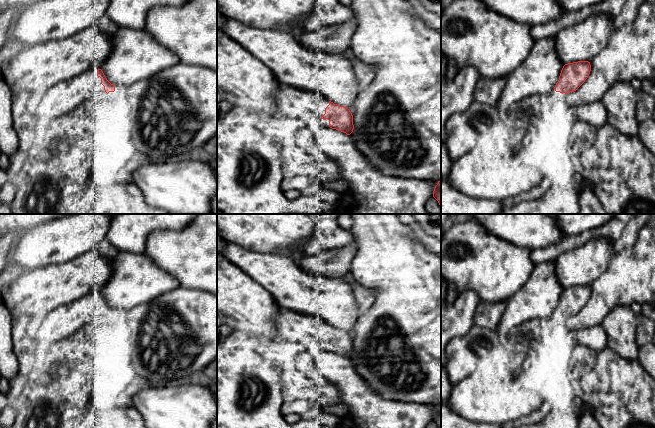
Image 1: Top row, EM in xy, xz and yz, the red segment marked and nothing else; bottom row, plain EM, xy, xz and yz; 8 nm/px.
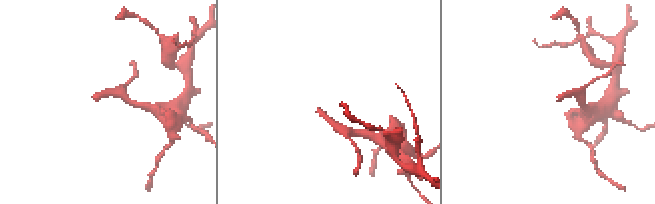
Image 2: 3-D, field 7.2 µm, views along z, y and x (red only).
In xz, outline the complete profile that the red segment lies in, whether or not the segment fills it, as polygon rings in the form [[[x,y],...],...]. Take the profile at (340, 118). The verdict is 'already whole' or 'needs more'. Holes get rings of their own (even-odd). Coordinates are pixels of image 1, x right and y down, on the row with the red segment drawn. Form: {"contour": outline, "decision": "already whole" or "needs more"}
{"contour": [[[281,83],[276,97],[276,106],[280,114],[287,117],[309,119],[312,115],[329,120],[329,127],[350,135],[353,132],[353,115],[347,107],[328,101],[315,91]]], "decision": "needs more"}

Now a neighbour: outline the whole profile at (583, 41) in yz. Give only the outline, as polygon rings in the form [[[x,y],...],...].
[[[592,14],[580,23],[566,27],[557,33],[556,53],[564,65],[578,61],[590,62],[609,44],[611,31],[612,23],[609,15]]]

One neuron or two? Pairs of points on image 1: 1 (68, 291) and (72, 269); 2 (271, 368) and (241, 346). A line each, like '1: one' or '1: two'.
1: one
2: one

